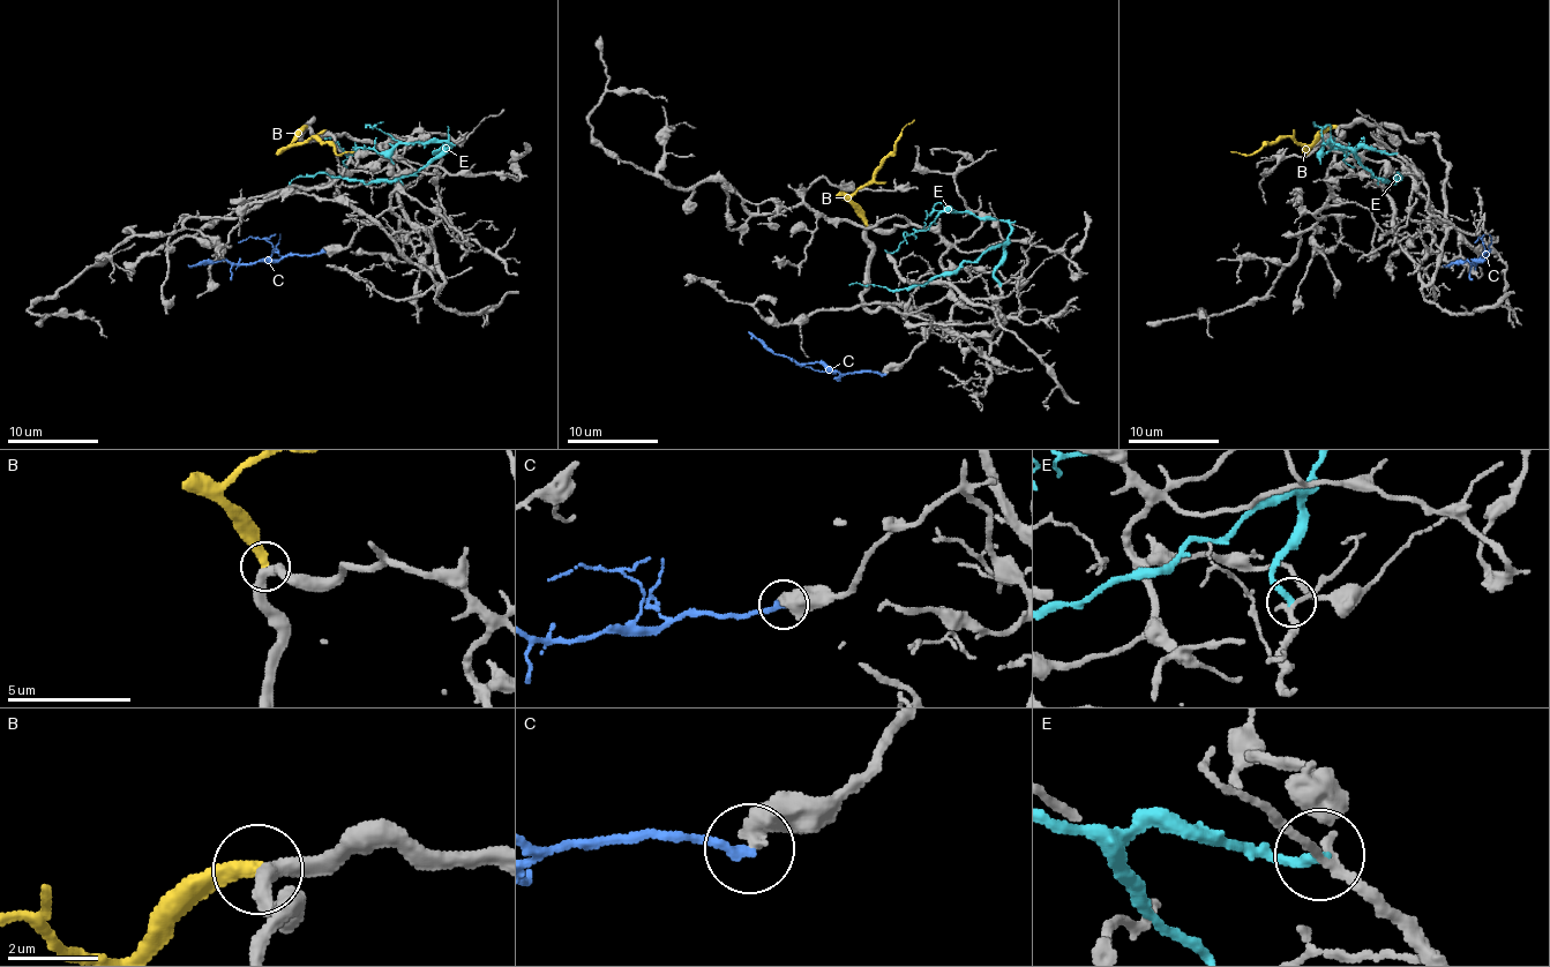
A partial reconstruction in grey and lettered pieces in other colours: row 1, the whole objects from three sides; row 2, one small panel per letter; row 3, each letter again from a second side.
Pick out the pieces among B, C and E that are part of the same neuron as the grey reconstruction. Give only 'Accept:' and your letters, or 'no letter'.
Accept: no letter

